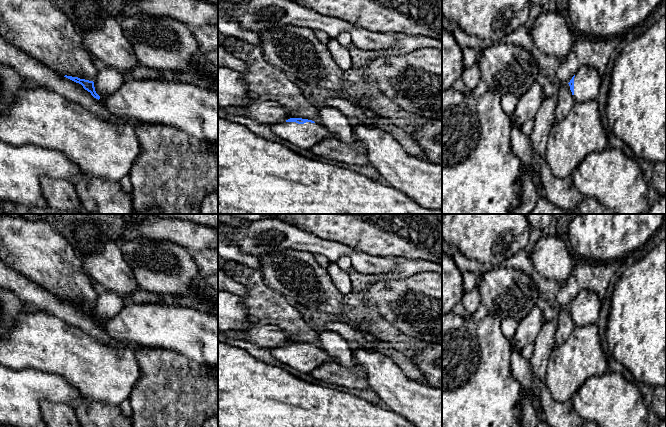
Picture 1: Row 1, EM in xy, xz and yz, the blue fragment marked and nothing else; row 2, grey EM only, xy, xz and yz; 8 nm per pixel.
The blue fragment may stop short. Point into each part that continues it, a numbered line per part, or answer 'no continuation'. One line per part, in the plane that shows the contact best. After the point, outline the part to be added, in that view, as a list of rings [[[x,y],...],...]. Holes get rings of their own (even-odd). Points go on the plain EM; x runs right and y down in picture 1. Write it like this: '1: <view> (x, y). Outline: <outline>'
1: xz (306, 359). Outline: [[[279,346],[272,349],[272,356],[277,361],[303,373],[311,373],[325,362],[335,362],[321,347]]]

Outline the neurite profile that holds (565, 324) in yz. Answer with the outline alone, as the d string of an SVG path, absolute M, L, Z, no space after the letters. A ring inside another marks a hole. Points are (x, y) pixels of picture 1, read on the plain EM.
M568 307L558 309L557 328L555 332L555 344L560 345L565 342L575 328L574 320Z

